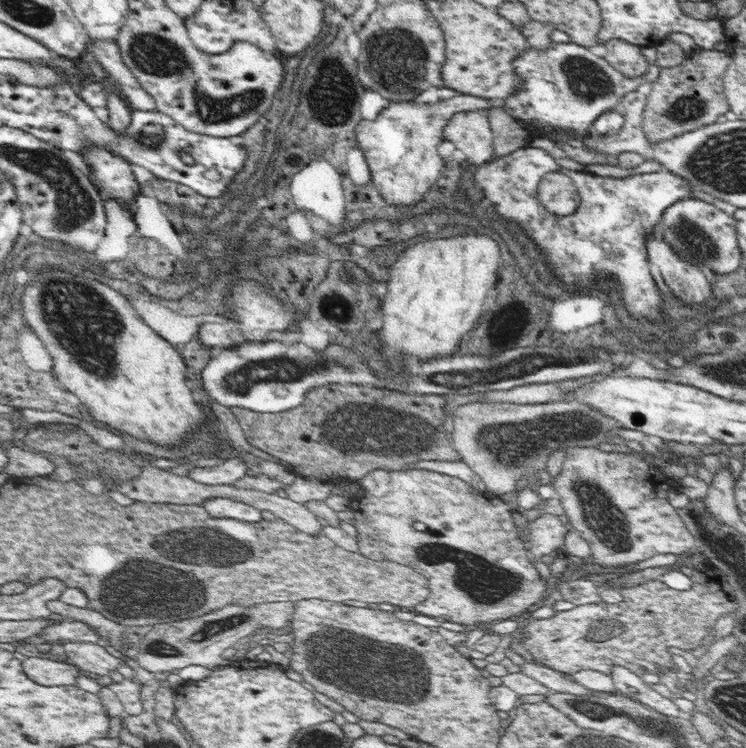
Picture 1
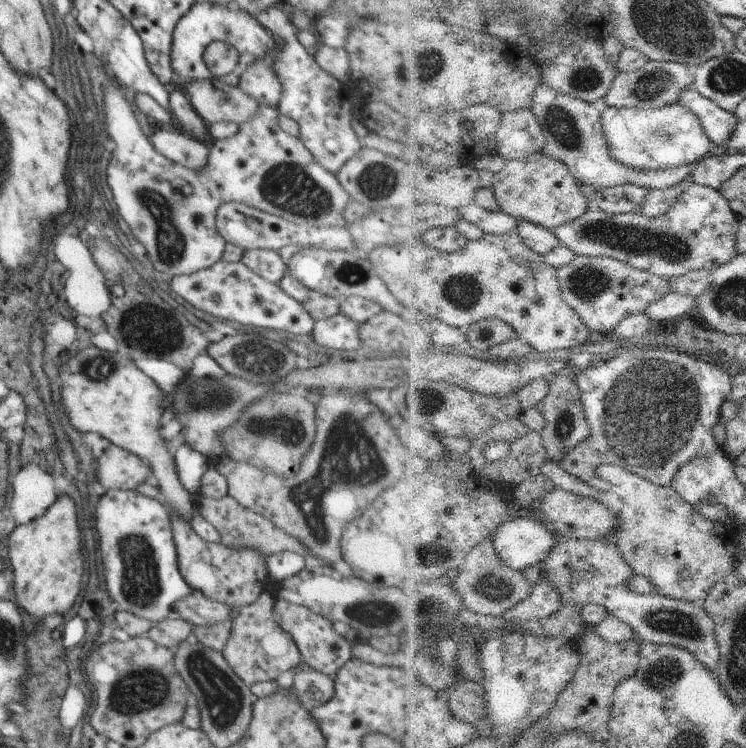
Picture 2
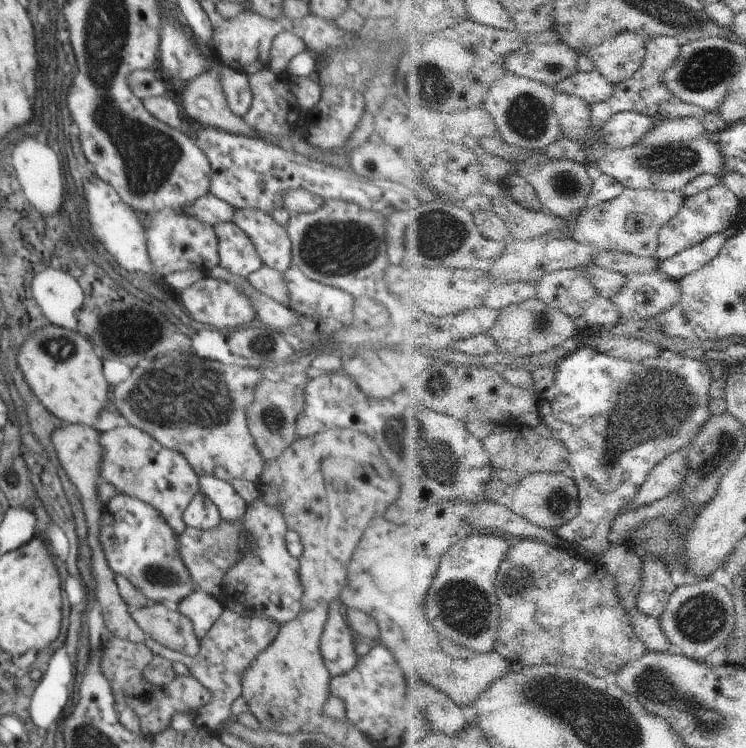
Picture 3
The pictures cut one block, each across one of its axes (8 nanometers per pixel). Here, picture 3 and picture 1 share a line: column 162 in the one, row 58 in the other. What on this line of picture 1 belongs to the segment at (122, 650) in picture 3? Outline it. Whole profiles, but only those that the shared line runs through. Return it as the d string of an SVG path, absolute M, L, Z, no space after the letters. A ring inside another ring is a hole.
M719 47L697 50L688 54L678 66L661 68L657 81L651 83L651 91L642 112L646 138L652 142L662 142L702 125L715 123L719 115L724 115L730 106L723 86L723 75L730 63L729 49Z

